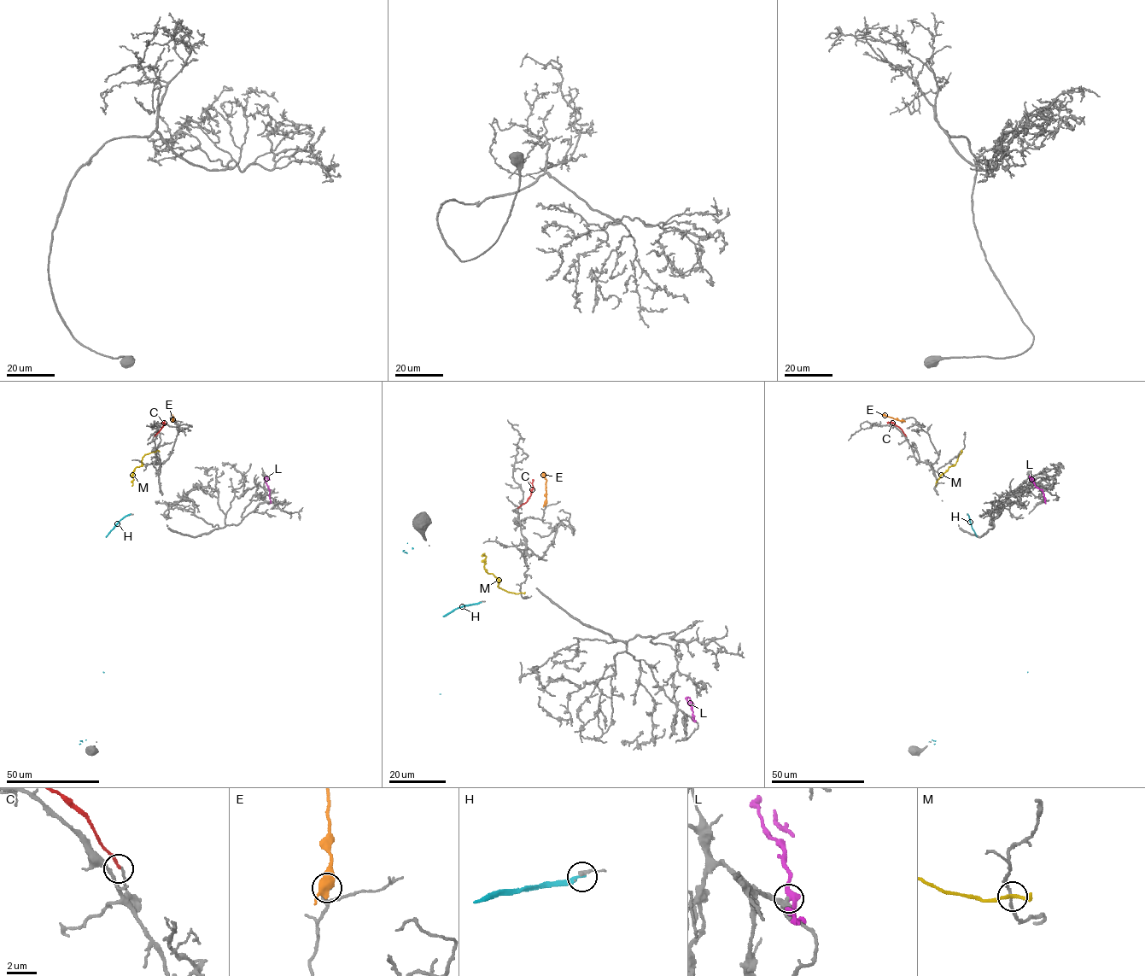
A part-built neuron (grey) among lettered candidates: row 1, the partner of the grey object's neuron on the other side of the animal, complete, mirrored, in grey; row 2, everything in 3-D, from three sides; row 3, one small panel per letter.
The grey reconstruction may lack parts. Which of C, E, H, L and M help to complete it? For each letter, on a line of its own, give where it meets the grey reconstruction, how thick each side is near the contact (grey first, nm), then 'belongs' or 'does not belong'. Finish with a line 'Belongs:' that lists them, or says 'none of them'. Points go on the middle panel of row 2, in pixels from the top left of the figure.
C: (517, 507) | 130/160 nm | does not belong
E: (546, 503) | 200/550 nm | does not belong
H: (480, 602) | 240/200 nm | does not belong
L: (692, 716) | 400/360 nm | does not belong
M: (521, 593) | 160/190 nm | does not belong
Belongs: none of them

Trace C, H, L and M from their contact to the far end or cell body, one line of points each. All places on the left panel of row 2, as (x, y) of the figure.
C: (154, 435), (165, 423)
H: (130, 514), (124, 517), (105, 537), (79, 744)
L: (269, 490), (265, 477), (269, 480)
M: (156, 450), (143, 458), (142, 464), (132, 472), (131, 486)

